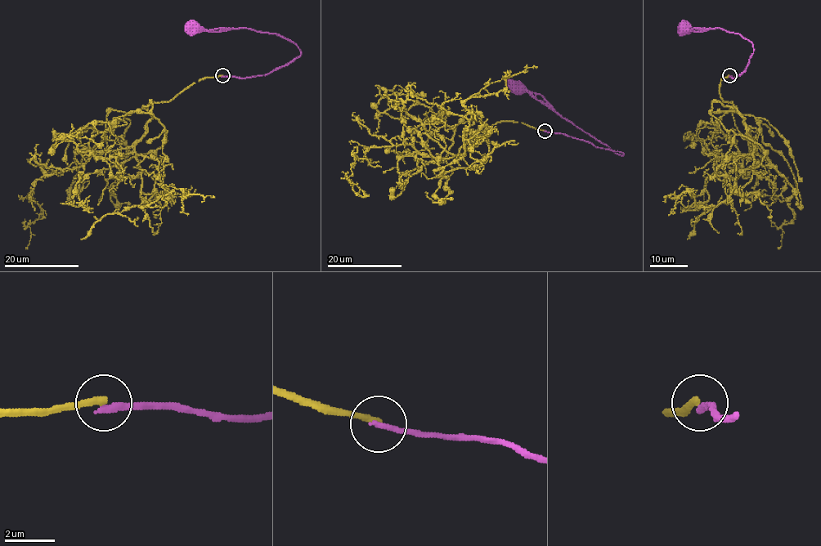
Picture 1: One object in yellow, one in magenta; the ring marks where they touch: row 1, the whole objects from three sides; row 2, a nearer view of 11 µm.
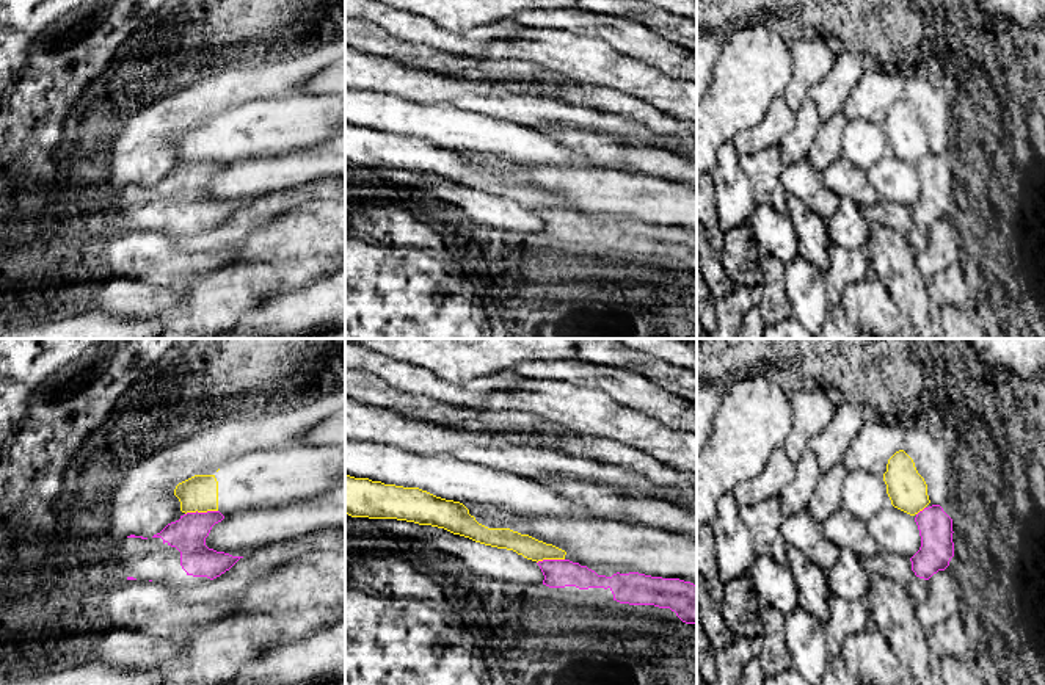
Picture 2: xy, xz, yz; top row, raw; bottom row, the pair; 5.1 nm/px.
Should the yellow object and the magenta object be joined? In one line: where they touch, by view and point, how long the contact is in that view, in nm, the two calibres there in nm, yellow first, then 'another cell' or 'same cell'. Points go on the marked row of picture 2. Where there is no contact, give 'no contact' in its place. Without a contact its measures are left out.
xy (201, 511) | 170 nm | 190/180 nm | another cell

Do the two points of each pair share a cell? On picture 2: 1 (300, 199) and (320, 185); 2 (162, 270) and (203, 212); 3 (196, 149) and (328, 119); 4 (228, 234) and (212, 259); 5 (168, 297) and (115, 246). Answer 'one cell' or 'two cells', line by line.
1: one cell
2: two cells
3: one cell
4: two cells
5: two cells

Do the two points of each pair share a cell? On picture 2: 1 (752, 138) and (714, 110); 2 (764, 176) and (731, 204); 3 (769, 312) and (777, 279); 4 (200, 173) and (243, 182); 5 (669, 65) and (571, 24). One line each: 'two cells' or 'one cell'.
1: two cells
2: two cells
3: one cell
4: two cells
5: one cell

